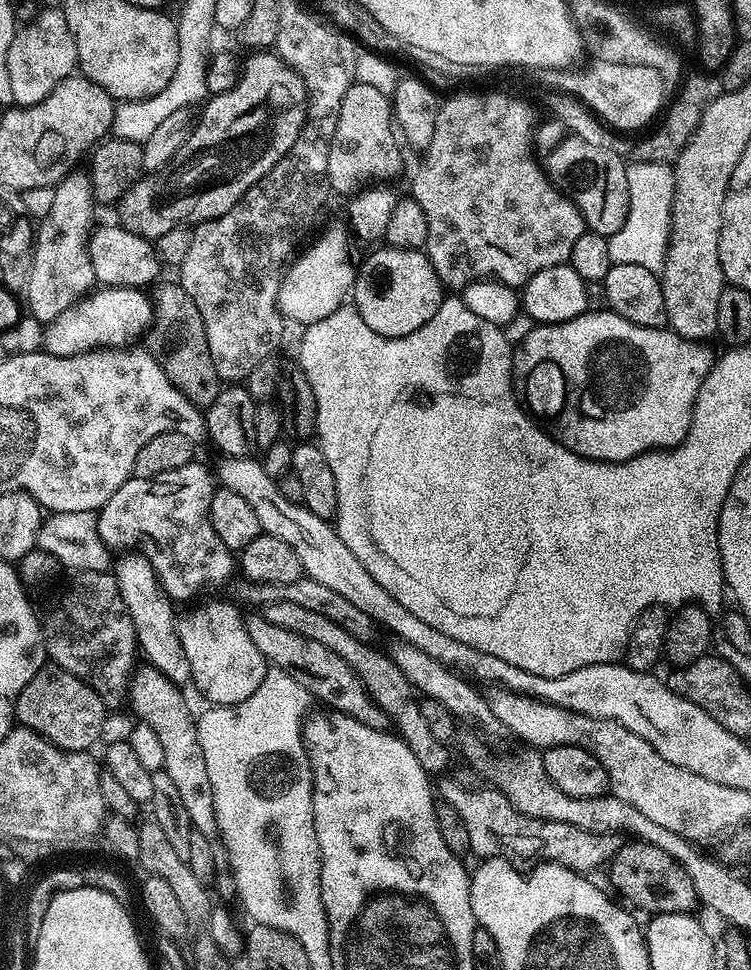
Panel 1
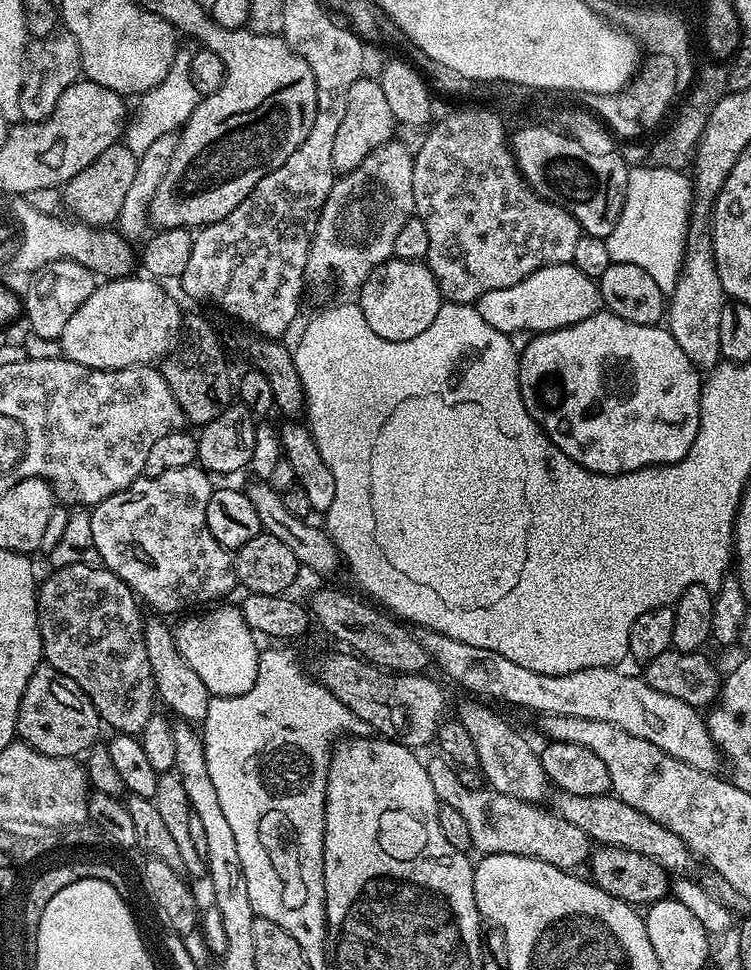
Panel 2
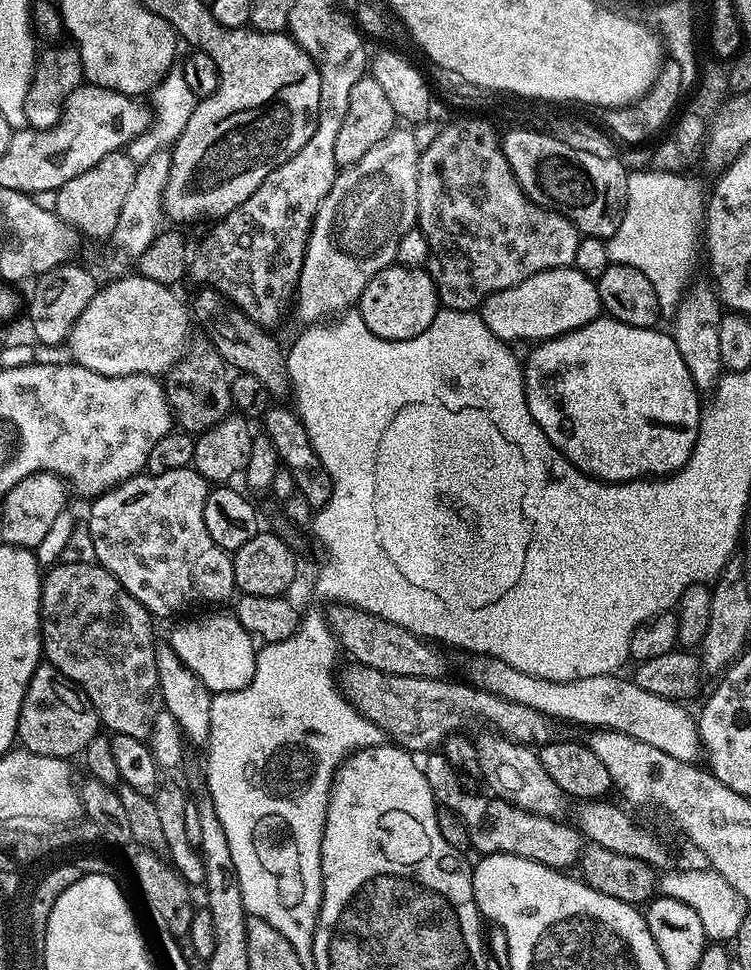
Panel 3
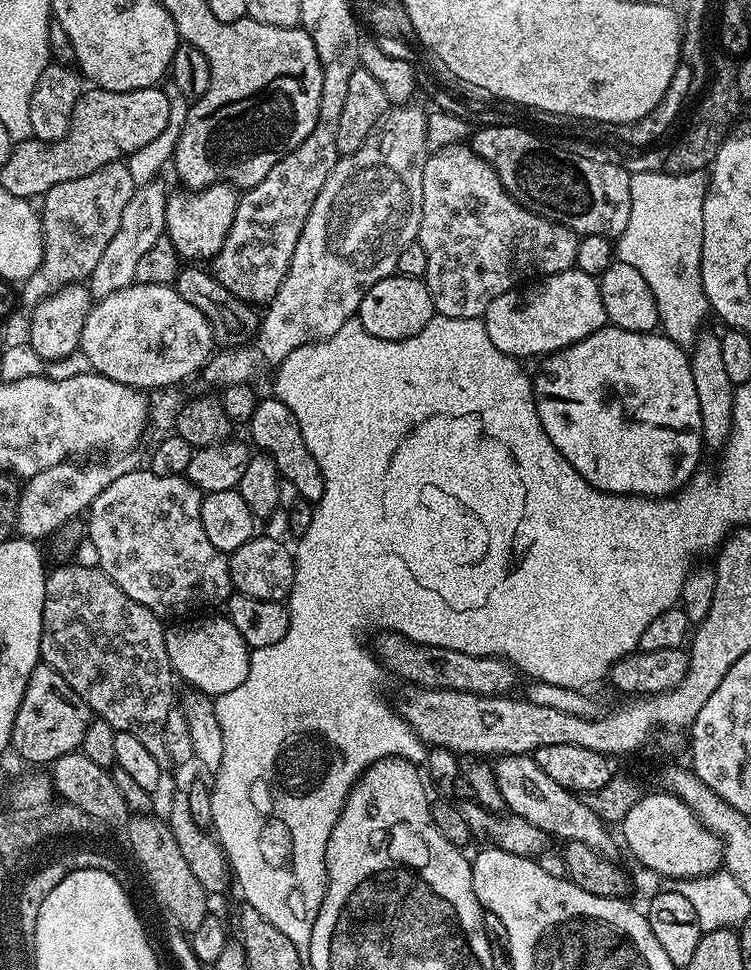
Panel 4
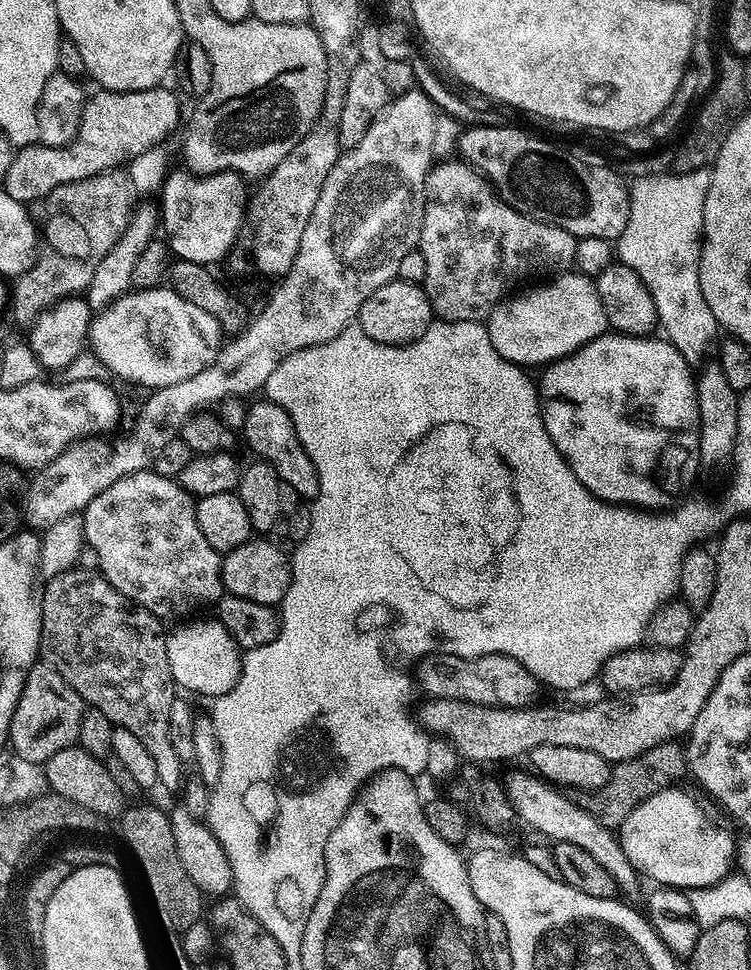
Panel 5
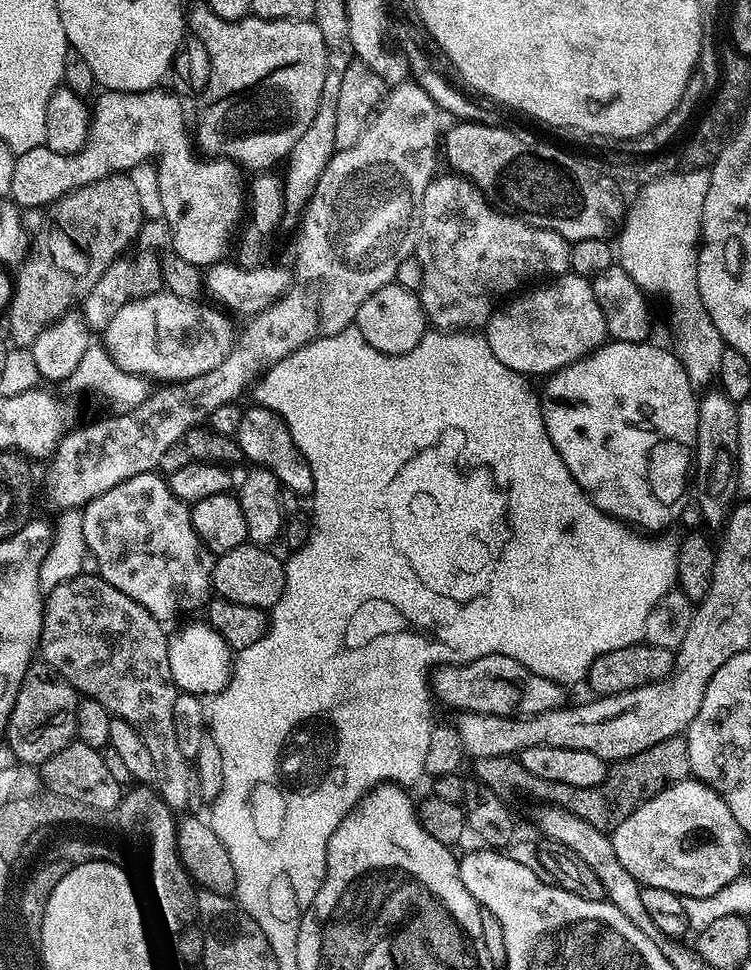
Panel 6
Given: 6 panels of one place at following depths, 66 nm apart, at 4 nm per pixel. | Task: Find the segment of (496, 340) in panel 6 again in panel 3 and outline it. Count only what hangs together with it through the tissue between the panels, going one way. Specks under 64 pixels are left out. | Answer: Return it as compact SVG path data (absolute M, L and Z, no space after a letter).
M569 266L539 272L518 282L518 286L490 294L484 299L478 314L500 340L543 342L586 326L601 312L596 281L582 274L575 266Z

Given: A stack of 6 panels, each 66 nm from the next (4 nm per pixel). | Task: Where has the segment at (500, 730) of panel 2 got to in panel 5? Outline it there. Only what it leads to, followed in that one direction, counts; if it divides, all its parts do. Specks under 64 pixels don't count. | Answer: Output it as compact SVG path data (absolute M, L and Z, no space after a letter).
M525 772L514 773L505 783L505 792L517 819L522 824L524 822L532 829L552 838L551 841L555 843L574 844L588 852L594 862L600 864L610 875L619 895L629 903L637 903L642 882L639 873L626 858L619 837L611 829L598 823L581 803L570 802L563 791L542 780L535 773Z

